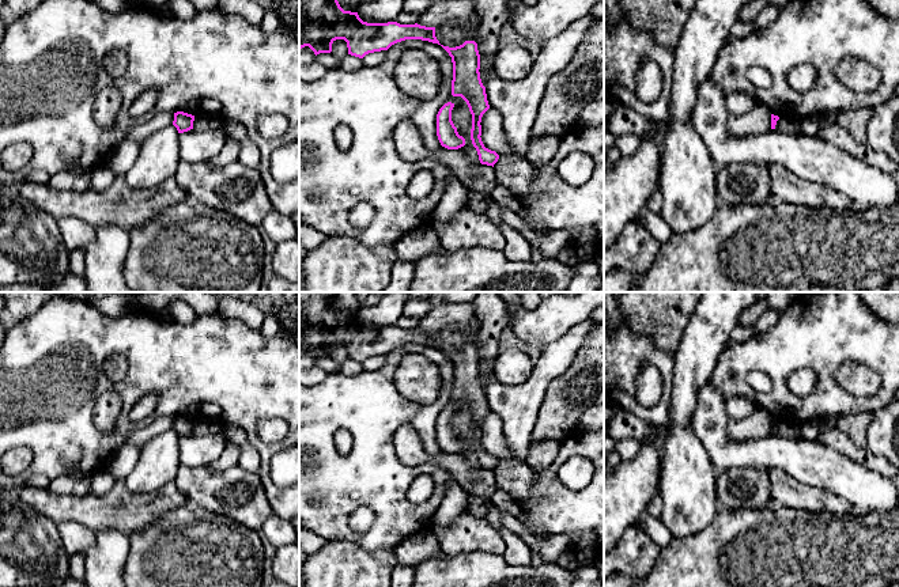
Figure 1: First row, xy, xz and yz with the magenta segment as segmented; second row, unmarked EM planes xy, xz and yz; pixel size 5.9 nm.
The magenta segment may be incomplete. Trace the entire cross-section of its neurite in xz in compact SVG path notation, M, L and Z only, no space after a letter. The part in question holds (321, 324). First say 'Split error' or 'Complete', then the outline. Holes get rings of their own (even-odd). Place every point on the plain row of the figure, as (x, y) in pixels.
Complete. M299 292L299 355L309 351L316 360L330 357L336 344L344 344L348 359L359 363L388 355L405 344L441 349L435 341L435 332L397 326L367 327L358 317L344 315L335 299L318 292Z

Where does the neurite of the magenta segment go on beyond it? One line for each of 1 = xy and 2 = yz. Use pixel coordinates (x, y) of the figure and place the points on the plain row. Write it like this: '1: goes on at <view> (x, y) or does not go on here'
1: does not go on here
2: does not go on here

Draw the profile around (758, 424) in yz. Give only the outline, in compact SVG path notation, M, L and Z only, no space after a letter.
M756 408L741 420L730 419L728 433L737 443L762 439L771 433L771 416L764 409Z

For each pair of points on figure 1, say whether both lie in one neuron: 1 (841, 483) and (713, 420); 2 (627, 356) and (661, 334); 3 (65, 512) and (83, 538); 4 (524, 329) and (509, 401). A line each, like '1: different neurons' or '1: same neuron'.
1: same neuron
2: different neurons
3: different neurons
4: different neurons

